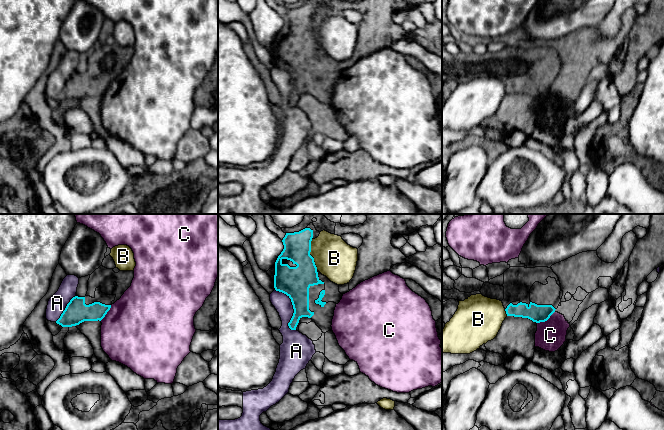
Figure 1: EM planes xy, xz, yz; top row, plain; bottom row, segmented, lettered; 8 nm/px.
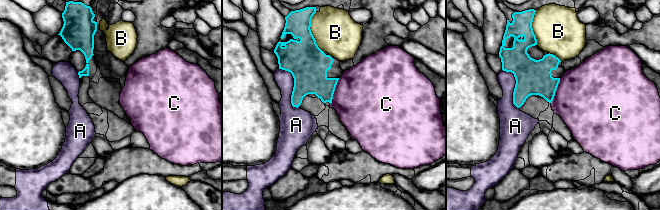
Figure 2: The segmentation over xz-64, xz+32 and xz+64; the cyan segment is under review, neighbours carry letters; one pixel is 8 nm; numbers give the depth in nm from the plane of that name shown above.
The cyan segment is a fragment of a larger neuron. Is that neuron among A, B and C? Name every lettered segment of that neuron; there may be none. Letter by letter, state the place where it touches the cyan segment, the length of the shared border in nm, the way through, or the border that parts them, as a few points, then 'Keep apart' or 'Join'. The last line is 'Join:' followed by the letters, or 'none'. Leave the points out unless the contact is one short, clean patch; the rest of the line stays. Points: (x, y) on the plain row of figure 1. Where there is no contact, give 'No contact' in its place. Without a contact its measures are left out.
A: Touches cyan at xz (293, 84). Shared border 380 nm. Boundary: xz (275, 65), (290, 75), (293, 91), (288, 102), (295, 106). Keep apart
B: Touches cyan at xz (309, 30). Shared border 260 nm. Boundary: xz (311, 15), (310, 31), (317, 45). Keep apart
C: Touches cyan at yz (546, 96). Shared border 170 nm. Boundary: yz (554, 87), (546, 96), (537, 99). Keep apart
Join: none

